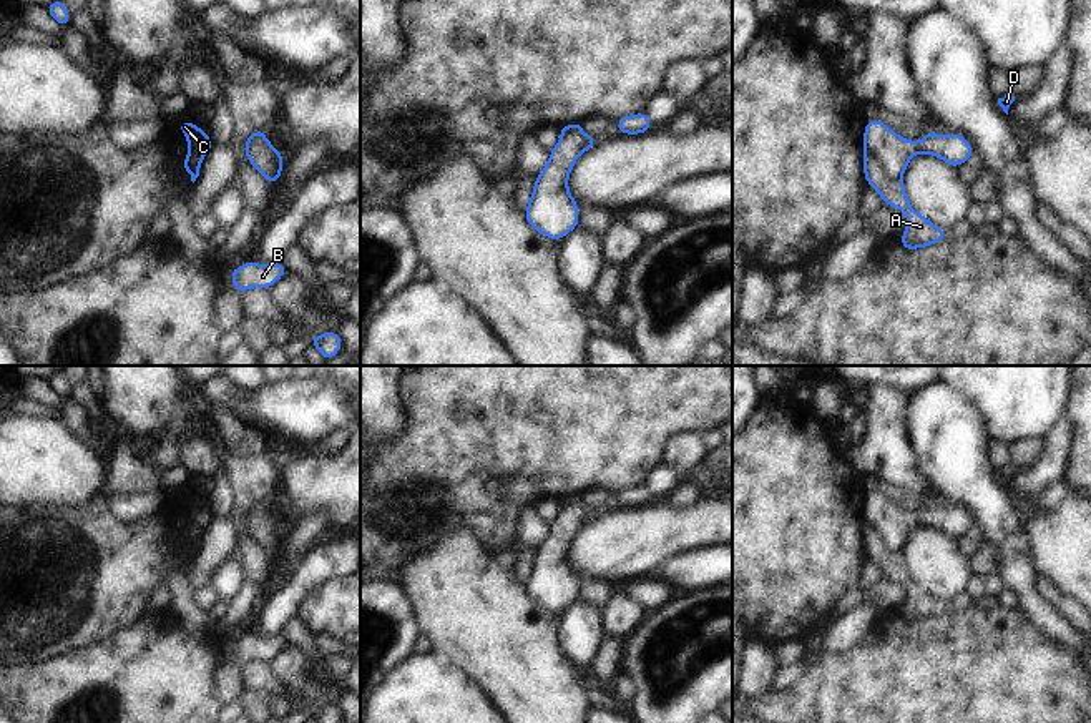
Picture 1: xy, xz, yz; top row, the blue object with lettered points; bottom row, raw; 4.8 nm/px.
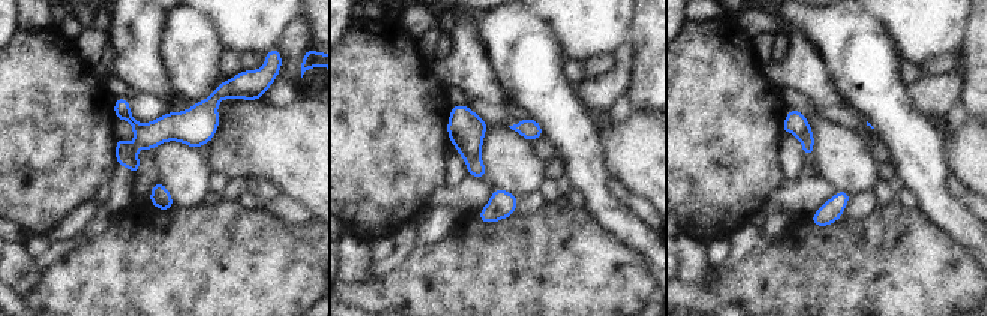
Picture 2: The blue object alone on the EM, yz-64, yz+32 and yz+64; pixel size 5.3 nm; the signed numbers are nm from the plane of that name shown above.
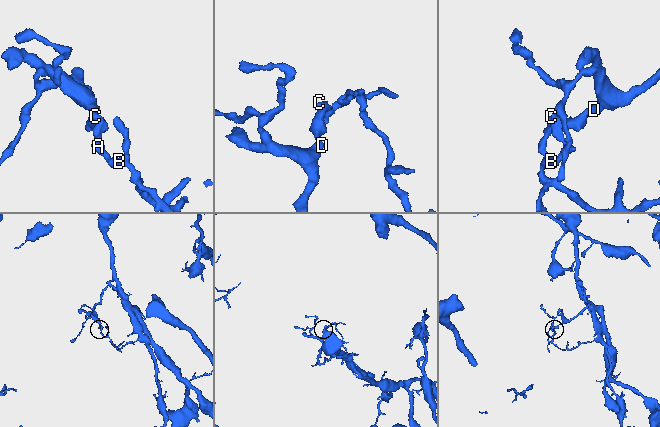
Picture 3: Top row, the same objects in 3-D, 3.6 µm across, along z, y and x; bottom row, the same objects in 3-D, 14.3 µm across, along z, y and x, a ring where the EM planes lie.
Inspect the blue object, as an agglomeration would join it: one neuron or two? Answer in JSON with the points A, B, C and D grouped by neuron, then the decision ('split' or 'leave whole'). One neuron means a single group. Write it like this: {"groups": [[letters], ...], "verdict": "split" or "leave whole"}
{"groups": [["A", "B"], ["C", "D"]], "verdict": "split"}

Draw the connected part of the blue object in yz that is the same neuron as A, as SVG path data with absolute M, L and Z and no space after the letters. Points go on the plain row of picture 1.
M864 524L864 550L880 567L882 575L907 587L907 600L900 608L900 617L907 622L928 620L945 613L947 602L938 600L928 590L910 578L902 550L890 550L877 530Z

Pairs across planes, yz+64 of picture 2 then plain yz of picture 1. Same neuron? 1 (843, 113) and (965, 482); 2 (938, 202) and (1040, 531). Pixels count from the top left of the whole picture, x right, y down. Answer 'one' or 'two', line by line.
1: two
2: two

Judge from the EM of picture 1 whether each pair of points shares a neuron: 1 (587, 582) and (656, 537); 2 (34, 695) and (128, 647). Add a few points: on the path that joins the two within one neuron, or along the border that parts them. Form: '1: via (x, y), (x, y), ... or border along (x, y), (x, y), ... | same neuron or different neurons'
1: border along (578, 574), (608, 580) | different neurons
2: via (57, 695), (70, 695), (105, 670) | same neuron

